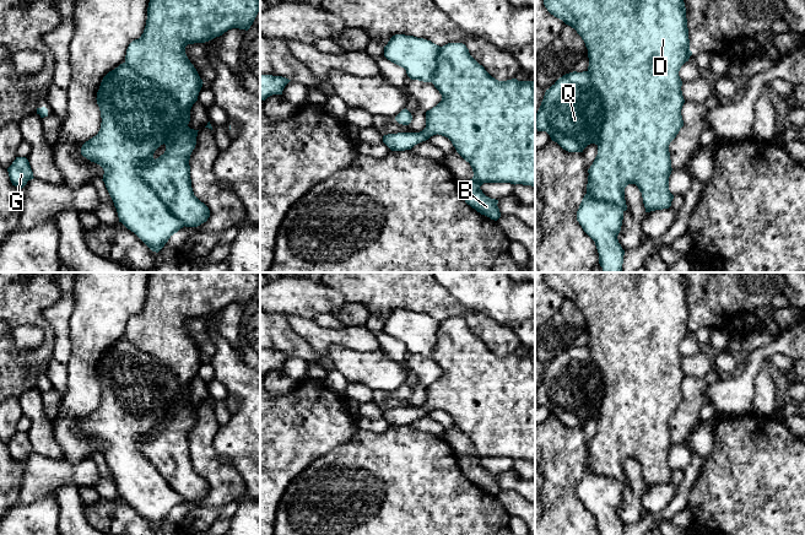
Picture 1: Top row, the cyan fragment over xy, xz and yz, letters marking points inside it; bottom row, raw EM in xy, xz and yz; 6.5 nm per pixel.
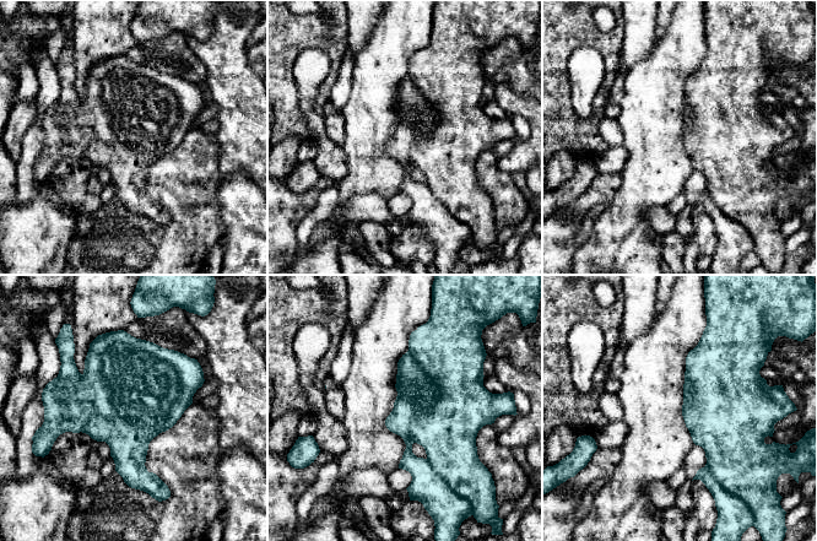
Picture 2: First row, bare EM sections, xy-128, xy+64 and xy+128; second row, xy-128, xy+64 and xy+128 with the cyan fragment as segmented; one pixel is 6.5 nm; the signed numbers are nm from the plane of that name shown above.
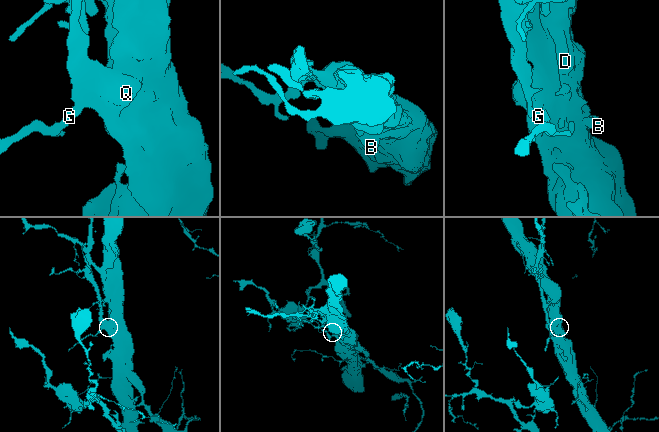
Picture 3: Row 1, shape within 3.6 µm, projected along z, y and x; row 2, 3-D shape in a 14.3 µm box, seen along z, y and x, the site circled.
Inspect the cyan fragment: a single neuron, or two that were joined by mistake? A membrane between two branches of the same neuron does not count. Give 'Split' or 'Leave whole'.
Split

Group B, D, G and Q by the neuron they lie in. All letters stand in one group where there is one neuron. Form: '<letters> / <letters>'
B D / G Q

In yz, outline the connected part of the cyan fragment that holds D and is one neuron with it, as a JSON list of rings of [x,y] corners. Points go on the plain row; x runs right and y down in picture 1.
[[[544,272],[544,280],[551,290],[574,303],[584,315],[589,333],[588,347],[590,350],[591,357],[594,358],[595,363],[599,366],[603,373],[605,383],[605,395],[600,407],[598,429],[593,439],[588,444],[589,450],[587,469],[595,475],[615,479],[620,481],[622,486],[626,486],[627,480],[625,475],[625,463],[628,459],[636,459],[642,468],[645,487],[669,483],[674,474],[674,470],[669,465],[669,452],[672,445],[669,420],[676,412],[680,404],[684,401],[681,384],[685,374],[681,366],[682,356],[679,351],[679,346],[692,330],[692,326],[690,325],[688,303],[684,272]]]

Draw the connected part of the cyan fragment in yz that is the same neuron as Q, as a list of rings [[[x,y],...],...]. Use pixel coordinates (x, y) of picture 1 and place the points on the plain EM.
[[[573,346],[546,364],[535,399],[563,425],[583,427],[590,418],[599,420],[604,395],[603,373],[589,347]]]

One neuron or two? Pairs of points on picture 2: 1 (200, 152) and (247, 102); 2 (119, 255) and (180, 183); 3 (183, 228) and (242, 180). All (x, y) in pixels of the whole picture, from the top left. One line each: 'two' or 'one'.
1: two
2: one
3: two

